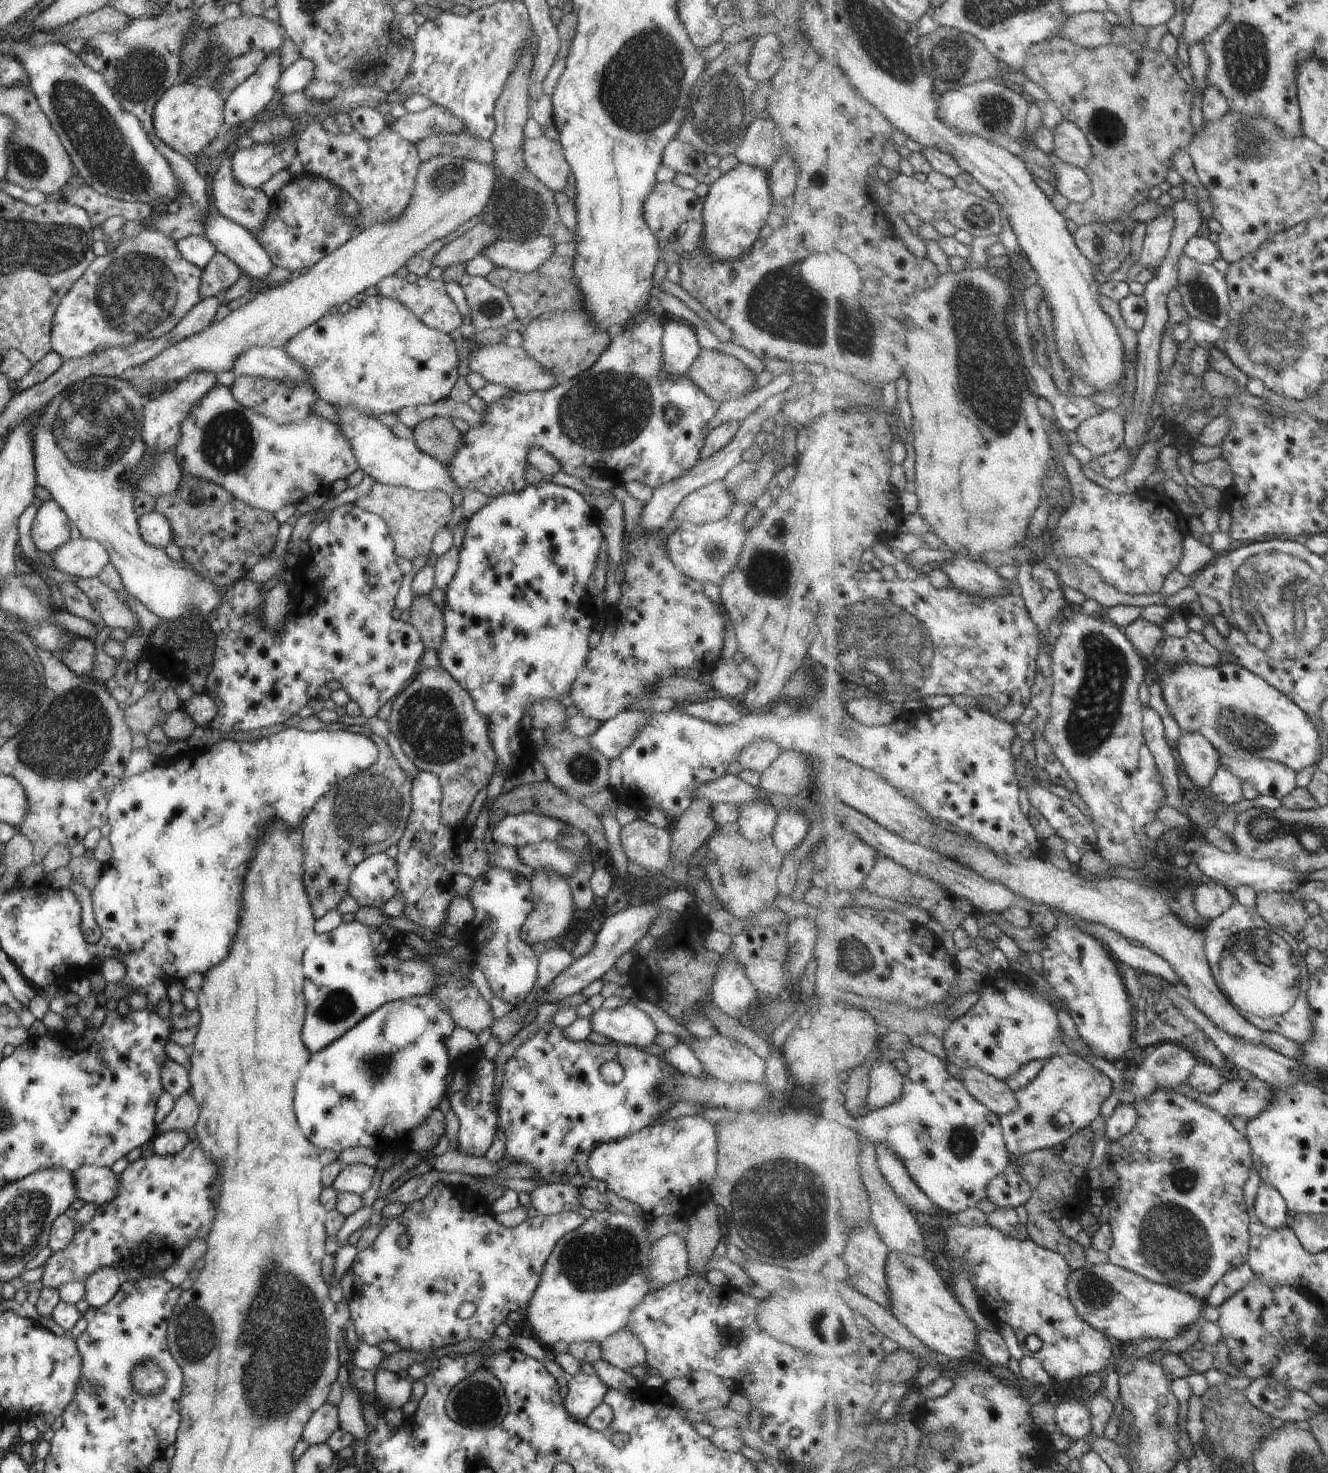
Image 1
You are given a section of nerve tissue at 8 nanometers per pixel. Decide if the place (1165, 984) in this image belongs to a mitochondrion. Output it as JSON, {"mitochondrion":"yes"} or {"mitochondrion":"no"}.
{"mitochondrion":"no"}

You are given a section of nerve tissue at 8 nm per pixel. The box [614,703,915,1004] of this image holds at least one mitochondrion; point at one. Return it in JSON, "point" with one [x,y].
{"point":[852,957]}

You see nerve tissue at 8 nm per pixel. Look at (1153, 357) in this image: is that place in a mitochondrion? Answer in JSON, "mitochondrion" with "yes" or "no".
{"mitochondrion":"no"}

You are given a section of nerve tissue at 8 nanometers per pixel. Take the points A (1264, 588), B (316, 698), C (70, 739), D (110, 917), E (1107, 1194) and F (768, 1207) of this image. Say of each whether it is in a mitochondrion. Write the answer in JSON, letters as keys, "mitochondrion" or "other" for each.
{"A":"mitochondrion","B":"other","C":"mitochondrion","D":"other","E":"other","F":"mitochondrion"}

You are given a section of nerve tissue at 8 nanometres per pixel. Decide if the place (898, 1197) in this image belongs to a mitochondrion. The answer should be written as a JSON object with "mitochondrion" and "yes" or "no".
{"mitochondrion":"no"}

